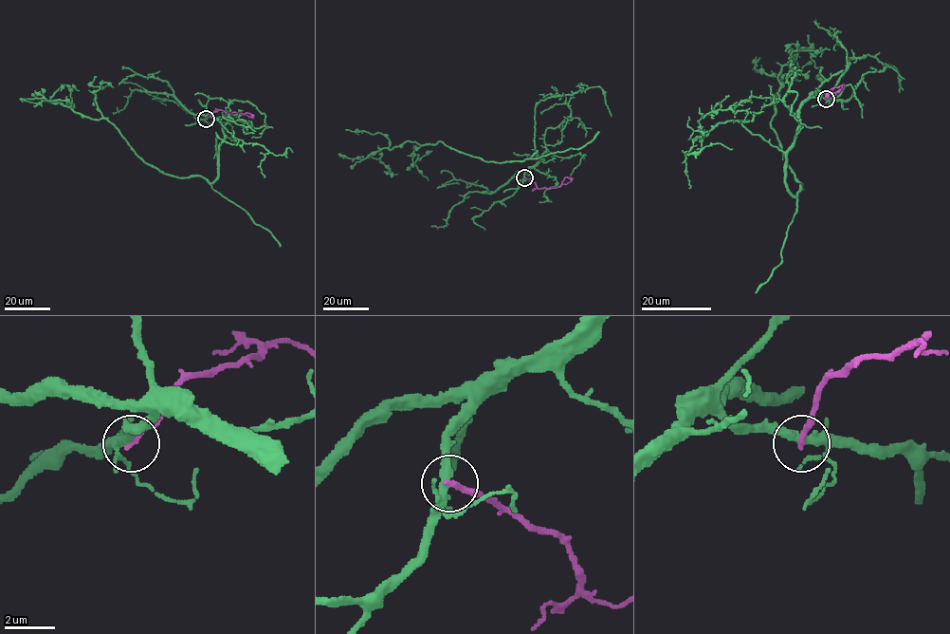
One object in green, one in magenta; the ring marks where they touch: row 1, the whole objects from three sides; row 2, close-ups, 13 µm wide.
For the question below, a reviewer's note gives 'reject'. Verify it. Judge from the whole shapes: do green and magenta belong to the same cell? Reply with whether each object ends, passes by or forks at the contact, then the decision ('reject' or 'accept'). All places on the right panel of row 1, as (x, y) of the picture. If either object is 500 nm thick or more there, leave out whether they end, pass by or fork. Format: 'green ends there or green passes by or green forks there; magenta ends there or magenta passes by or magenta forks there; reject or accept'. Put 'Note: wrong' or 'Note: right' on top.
Note: right
green forks there; magenta ends there; reject

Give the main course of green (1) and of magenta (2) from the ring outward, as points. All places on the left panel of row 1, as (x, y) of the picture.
1: (206, 119), (221, 123), (224, 138), (211, 182), (166, 175), (104, 118), (50, 101), (66, 85), (64, 105)
2: (206, 119), (219, 109), (254, 115)

